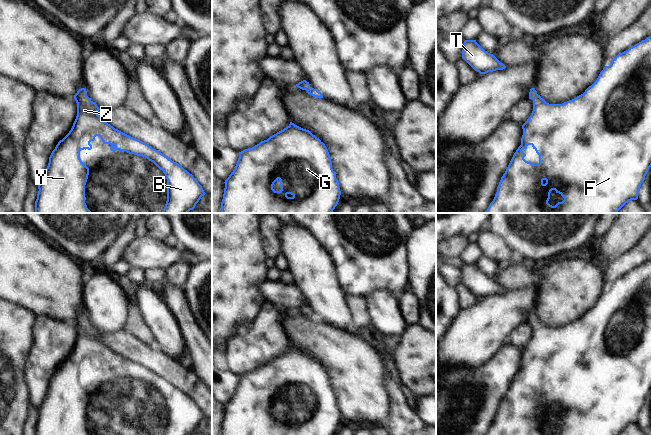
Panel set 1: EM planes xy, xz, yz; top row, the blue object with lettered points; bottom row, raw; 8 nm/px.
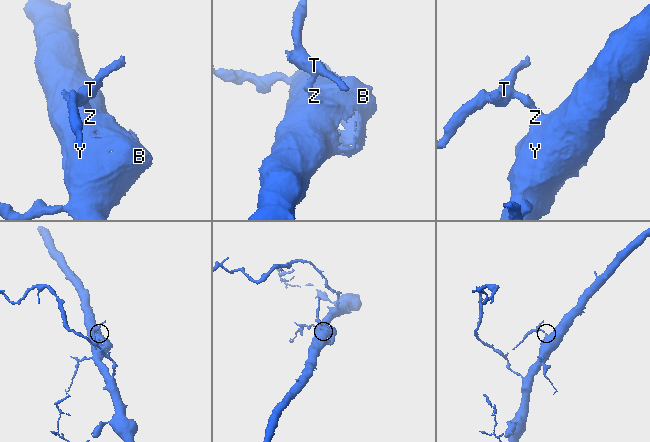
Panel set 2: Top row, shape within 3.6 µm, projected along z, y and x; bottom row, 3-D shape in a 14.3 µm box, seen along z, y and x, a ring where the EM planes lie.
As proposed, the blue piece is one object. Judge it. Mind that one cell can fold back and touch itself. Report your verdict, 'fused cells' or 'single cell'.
single cell

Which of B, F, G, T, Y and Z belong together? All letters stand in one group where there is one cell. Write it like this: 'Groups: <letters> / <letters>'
Groups: B F G T Y Z

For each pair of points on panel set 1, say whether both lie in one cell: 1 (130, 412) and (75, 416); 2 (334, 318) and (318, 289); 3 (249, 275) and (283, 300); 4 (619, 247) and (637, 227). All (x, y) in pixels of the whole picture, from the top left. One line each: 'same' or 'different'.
1: same
2: same
3: different
4: same

